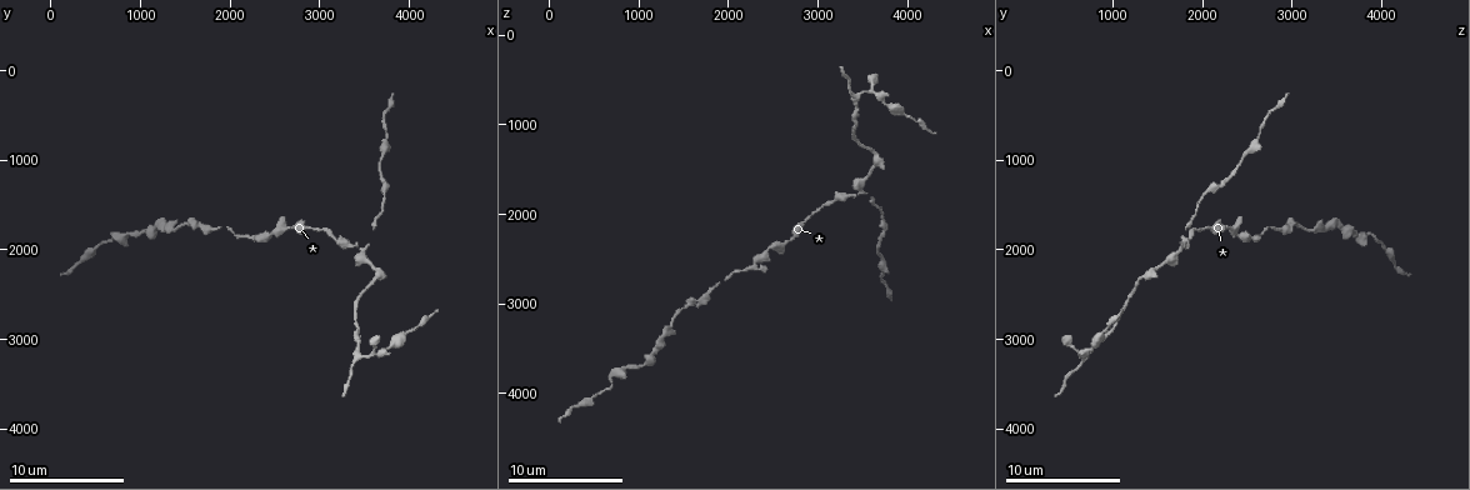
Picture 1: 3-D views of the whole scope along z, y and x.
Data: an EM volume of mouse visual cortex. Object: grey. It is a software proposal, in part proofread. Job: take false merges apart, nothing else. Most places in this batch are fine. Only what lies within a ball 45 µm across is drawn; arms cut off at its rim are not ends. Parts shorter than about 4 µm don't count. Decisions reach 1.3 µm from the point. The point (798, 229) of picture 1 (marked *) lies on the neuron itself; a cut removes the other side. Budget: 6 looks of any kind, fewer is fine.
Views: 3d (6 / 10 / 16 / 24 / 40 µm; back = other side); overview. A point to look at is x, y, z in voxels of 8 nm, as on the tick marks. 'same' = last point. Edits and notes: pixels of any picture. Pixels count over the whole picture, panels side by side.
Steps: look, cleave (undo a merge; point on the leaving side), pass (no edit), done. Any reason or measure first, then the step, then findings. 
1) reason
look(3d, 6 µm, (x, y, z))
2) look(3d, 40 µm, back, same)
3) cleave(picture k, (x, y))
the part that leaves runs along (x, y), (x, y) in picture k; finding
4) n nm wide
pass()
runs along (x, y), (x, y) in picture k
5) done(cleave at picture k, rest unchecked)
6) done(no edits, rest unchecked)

three-way junction
look(3d, 10 µm, (2250, 1850, 2600))

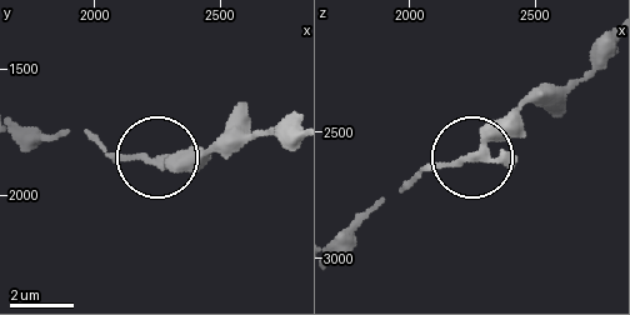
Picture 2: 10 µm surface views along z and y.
zoom in
look(3d, 6 µm, (2230, 1860, 2610))

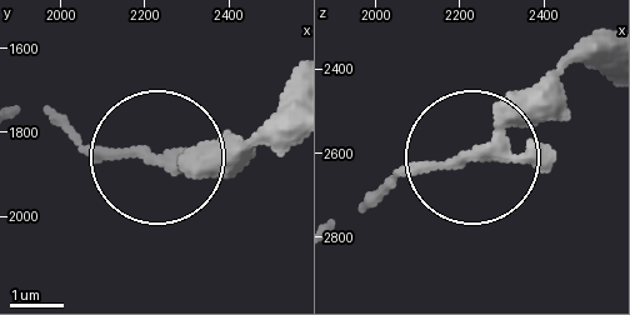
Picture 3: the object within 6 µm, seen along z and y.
3 arms
pass()
continuous, no second neuron

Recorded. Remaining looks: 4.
calibre changes
look(3d, 10 µm, (3700, 1200, 2250))

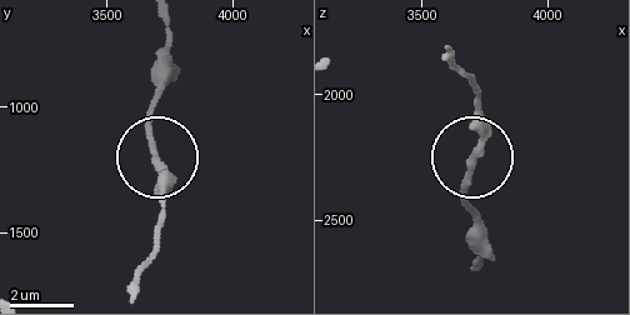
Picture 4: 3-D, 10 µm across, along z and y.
pass()
runs along (133, 289), (154, 248), (165, 200), (149, 106) in picture 4; continuous, no second neuron

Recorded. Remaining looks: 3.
look(3d, 10 µm, (3500, 2000, 1750))

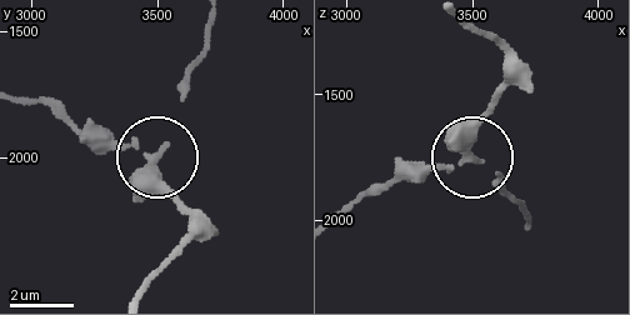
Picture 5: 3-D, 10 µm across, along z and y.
look(3d, 6 µm, (3480, 2020, 1730))

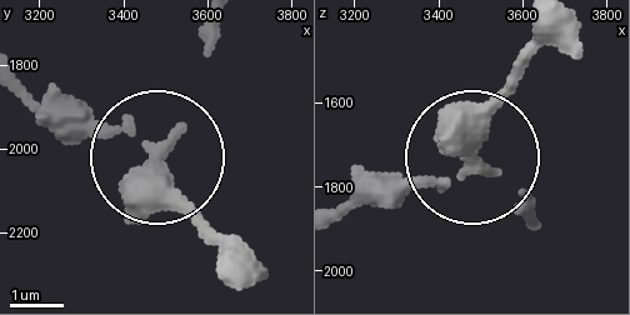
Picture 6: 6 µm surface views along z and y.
pass()
runs along (21, 85), (155, 144), (209, 50) in picture 6; all the same neuron

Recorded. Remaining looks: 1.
done(no edits, rest unchecked)

